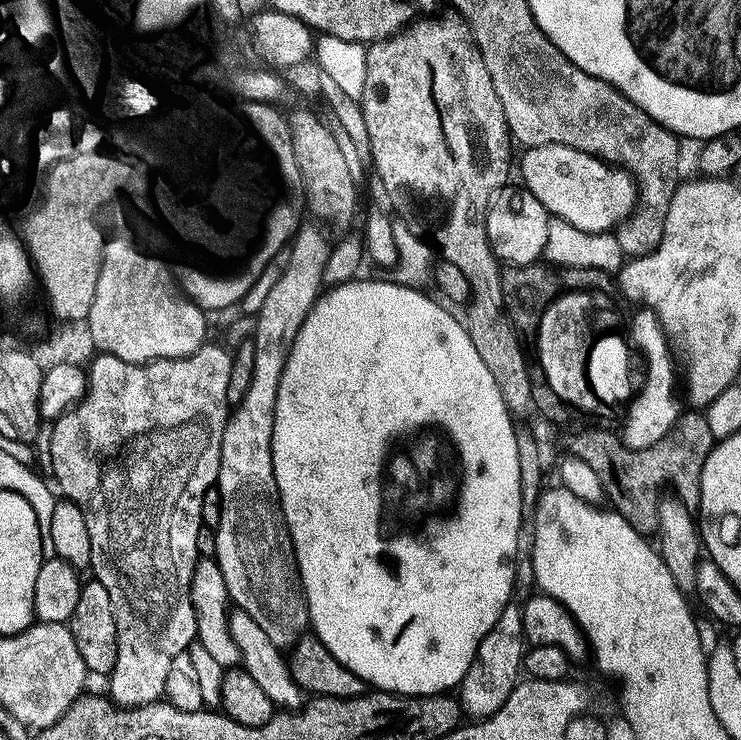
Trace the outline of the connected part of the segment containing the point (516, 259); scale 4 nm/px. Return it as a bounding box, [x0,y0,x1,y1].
[488,186,550,268]

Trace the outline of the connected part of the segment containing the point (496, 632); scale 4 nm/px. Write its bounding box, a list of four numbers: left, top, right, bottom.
[458,606,526,721]

